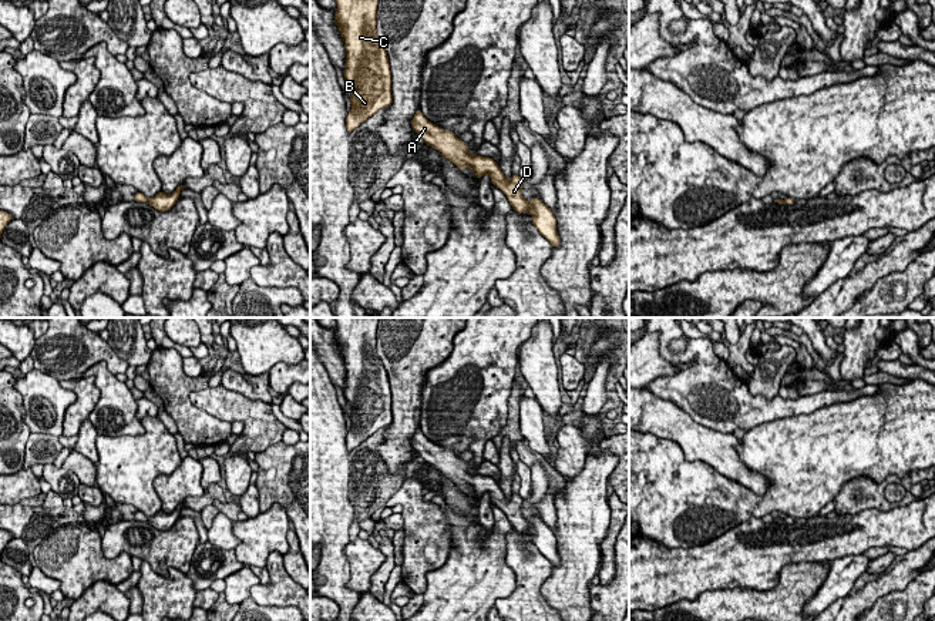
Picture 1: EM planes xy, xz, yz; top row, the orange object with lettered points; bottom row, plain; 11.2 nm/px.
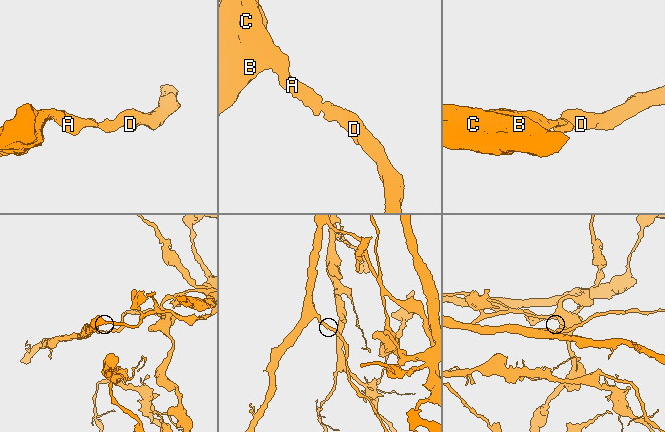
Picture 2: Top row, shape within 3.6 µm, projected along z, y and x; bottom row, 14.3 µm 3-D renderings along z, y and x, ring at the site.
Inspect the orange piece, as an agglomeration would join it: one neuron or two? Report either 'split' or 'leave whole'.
leave whole

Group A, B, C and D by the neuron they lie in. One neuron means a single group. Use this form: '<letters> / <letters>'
A B C D

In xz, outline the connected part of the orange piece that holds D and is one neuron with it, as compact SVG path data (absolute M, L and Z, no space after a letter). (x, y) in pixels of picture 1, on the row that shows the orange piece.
M420 108L411 120L411 127L428 147L440 151L444 160L451 161L461 171L470 167L477 179L480 179L484 174L488 174L492 185L500 188L507 195L512 208L518 214L531 212L532 225L551 242L554 248L559 246L561 239L556 231L556 218L552 209L549 209L541 198L532 198L529 202L522 197L524 179L519 175L512 174L512 177L507 179L497 161L474 152L470 154L467 142L457 138L453 131L443 130L428 121Z

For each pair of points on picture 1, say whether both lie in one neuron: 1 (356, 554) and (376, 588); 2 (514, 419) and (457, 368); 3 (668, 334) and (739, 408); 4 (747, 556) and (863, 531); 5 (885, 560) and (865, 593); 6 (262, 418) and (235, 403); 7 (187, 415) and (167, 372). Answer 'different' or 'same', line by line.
1: different
2: different
3: same
4: same
5: different
6: same
7: same

